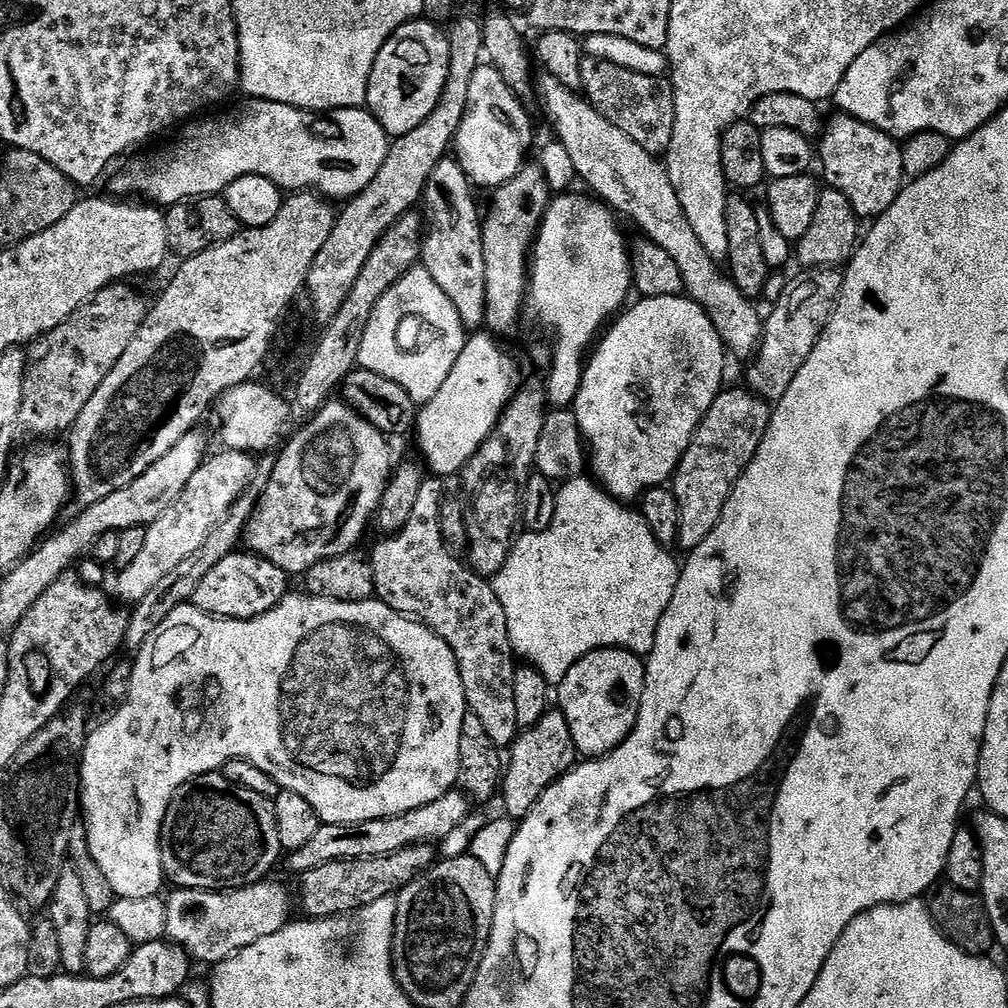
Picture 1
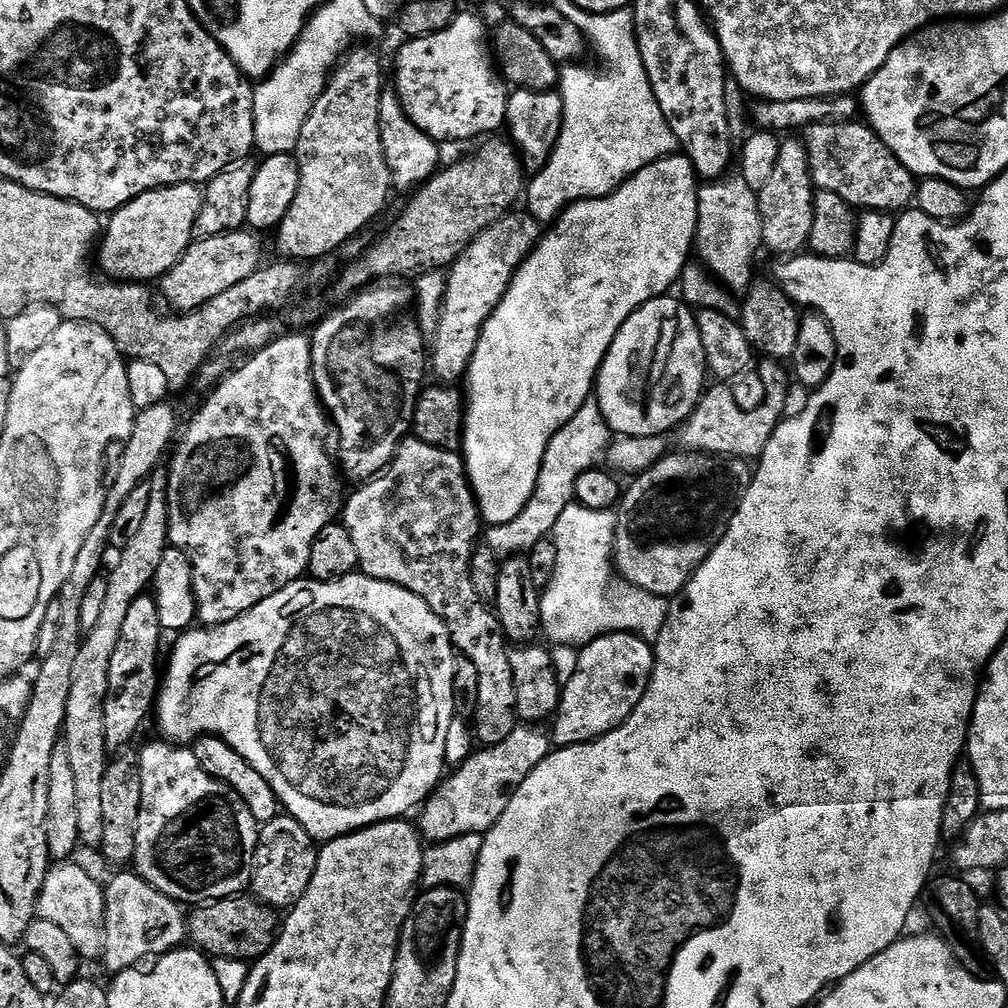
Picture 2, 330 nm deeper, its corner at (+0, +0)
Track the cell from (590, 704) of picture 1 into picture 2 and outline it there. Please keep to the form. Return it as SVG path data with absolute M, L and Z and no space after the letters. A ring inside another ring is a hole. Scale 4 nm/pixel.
M612 632L609 636L599 636L592 643L583 645L580 661L576 664L576 673L567 677L560 697L560 710L554 717L556 729L551 729L550 736L557 745L588 744L619 728L638 706L646 694L652 677L652 668L656 664L653 645L647 640L632 636L628 632Z

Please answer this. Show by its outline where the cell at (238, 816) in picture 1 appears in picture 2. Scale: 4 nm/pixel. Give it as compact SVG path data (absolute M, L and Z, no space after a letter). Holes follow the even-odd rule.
M156 738L153 744L139 749L142 774L142 810L138 814L138 838L134 871L152 888L184 906L199 906L227 896L239 896L251 885L256 865L256 847L261 825L257 824L250 806L233 788L206 774L195 751L188 746L173 746Z

